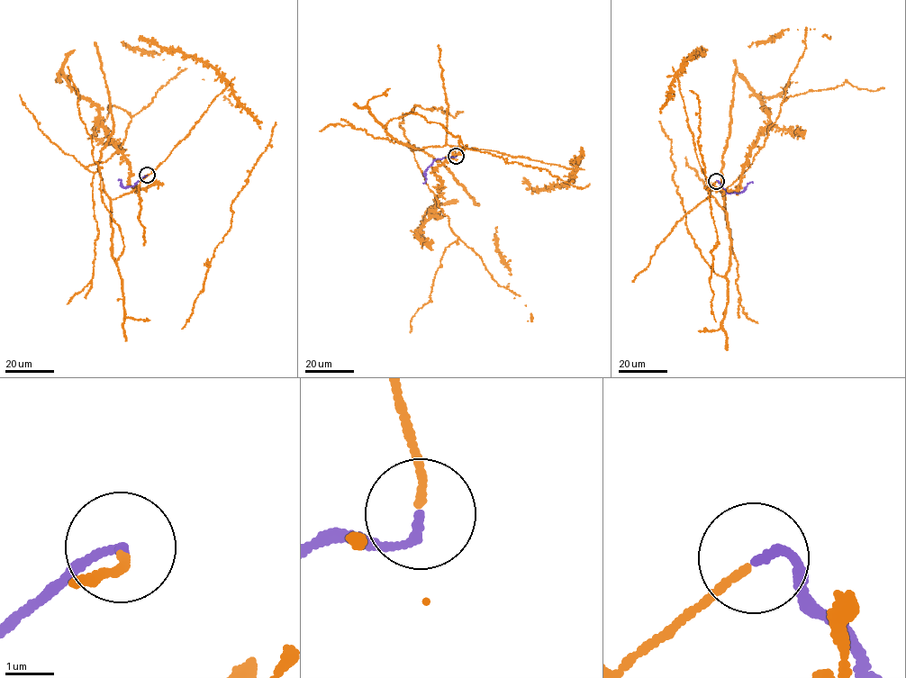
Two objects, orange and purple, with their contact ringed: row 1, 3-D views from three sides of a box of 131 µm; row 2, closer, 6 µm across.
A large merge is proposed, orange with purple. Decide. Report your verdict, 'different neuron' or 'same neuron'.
same neuron

